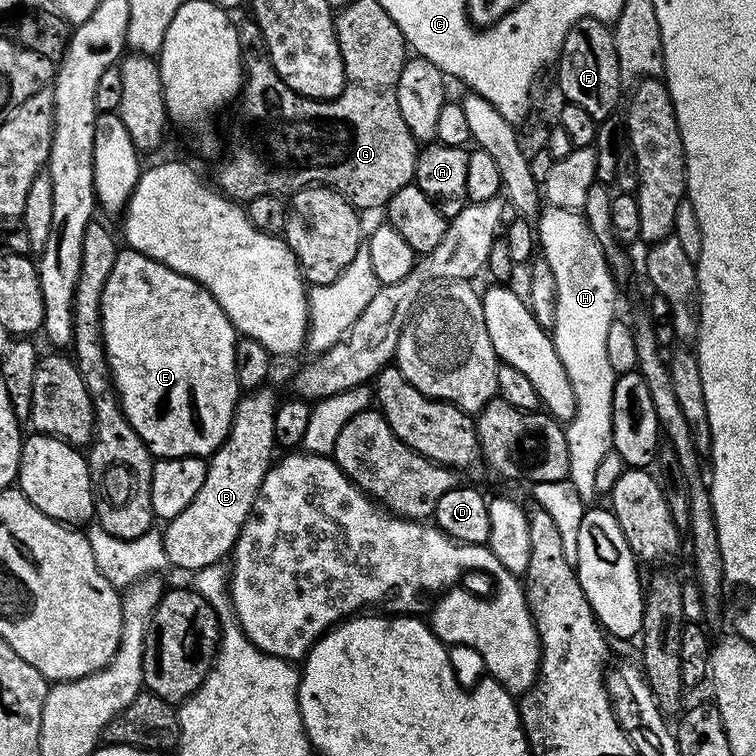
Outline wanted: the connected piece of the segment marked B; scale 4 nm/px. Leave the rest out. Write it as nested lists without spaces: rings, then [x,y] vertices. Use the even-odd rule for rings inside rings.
[[[268,388],[257,389],[241,397],[236,406],[235,418],[231,430],[222,447],[209,459],[206,480],[189,506],[170,520],[163,529],[163,544],[168,563],[171,567],[197,572],[208,565],[221,563],[234,549],[237,538],[252,512],[254,498],[257,496],[262,478],[268,472],[276,451],[273,426],[276,401]]]

